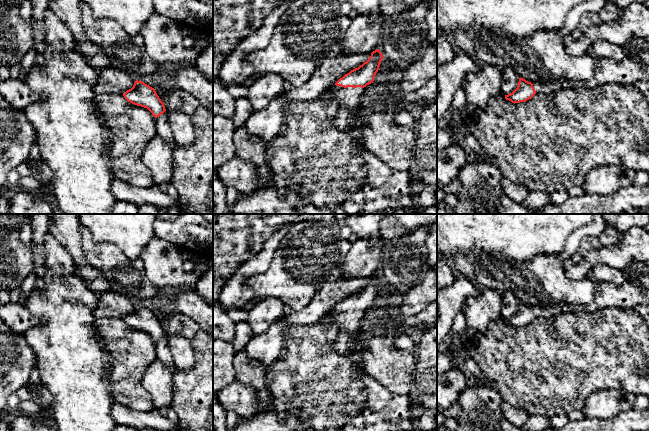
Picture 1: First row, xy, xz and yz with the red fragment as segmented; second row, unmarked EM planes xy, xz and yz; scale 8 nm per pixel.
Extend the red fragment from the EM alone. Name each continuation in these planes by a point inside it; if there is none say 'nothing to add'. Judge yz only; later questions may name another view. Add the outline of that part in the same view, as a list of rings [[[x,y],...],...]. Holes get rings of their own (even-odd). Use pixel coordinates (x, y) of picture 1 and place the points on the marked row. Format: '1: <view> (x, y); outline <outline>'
1: yz (632, 69); outline [[[636,50],[620,61],[611,58],[595,59],[594,75],[586,82],[558,79],[532,84],[536,94],[546,94],[560,89],[596,88],[605,84],[637,85],[640,81],[649,81],[649,51]]]

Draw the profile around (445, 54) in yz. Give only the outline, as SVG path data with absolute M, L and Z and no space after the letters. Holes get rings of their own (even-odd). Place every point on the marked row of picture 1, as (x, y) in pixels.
M437 34L437 72L442 65L451 62L455 56L447 39L443 35Z

